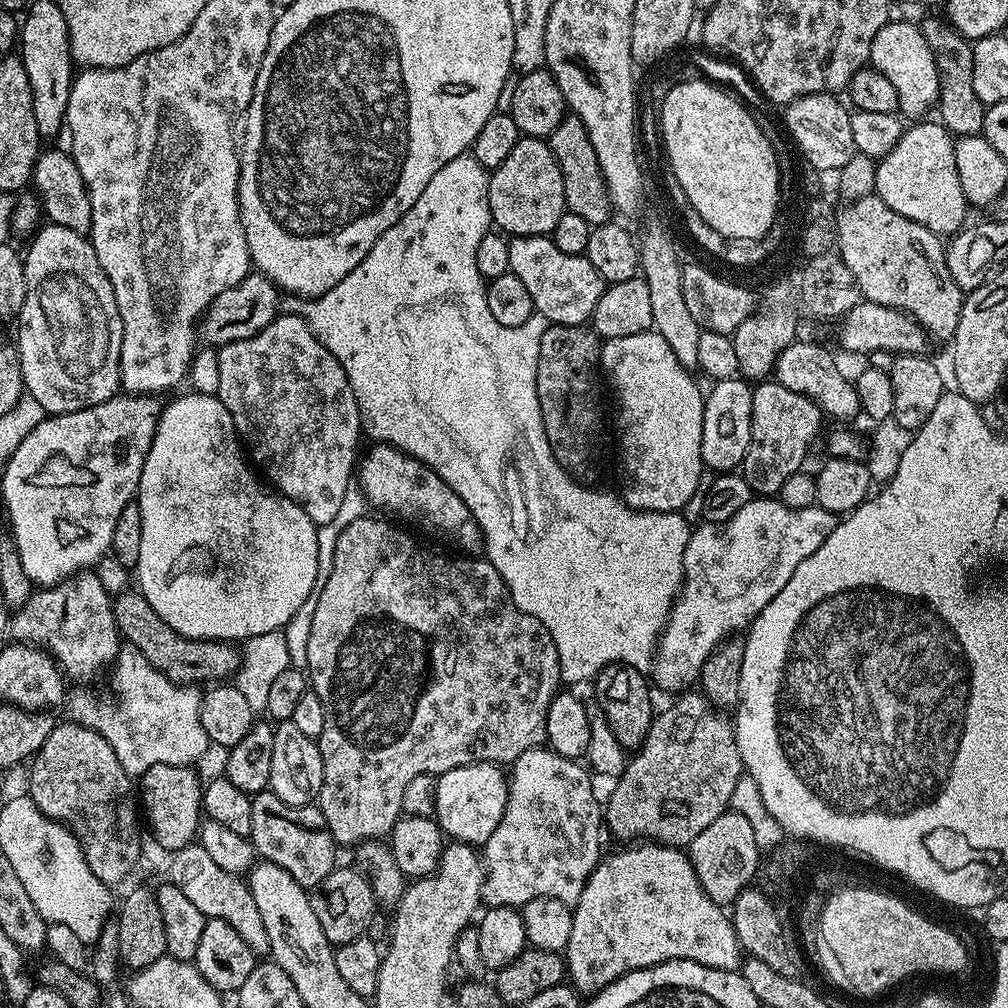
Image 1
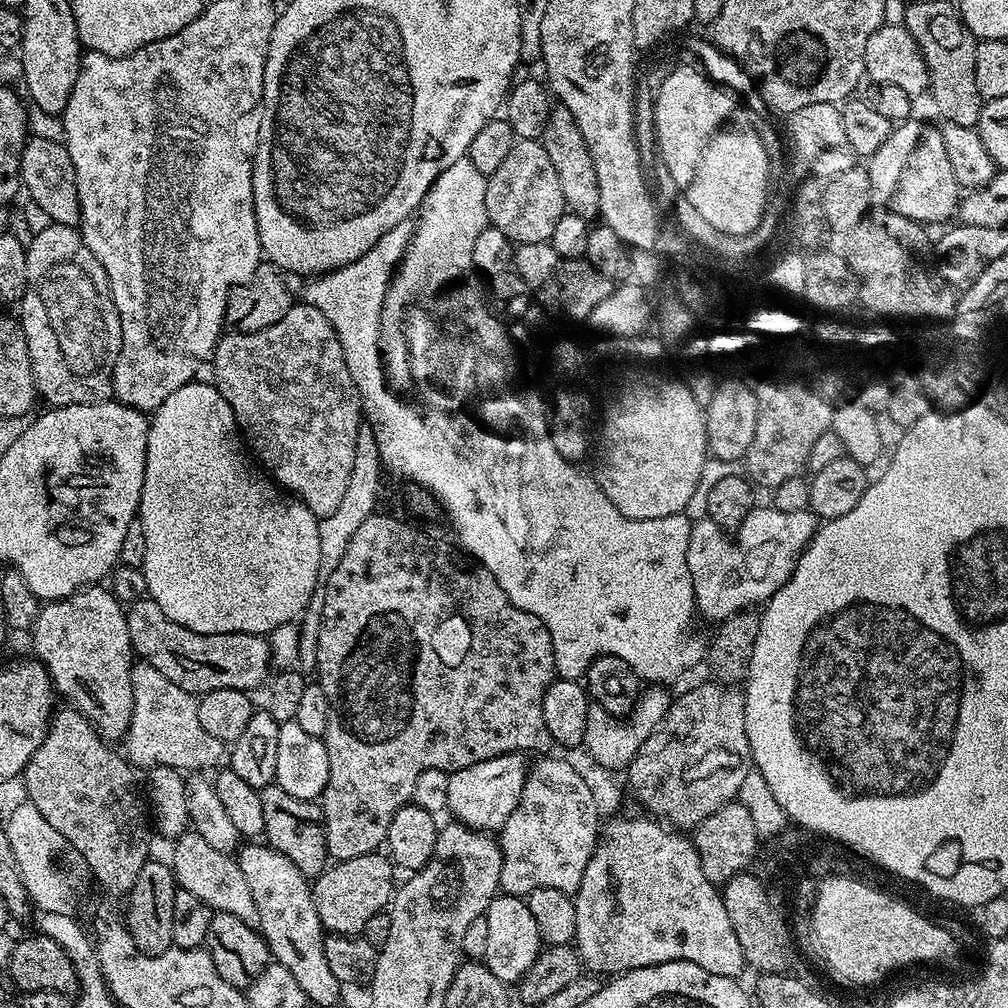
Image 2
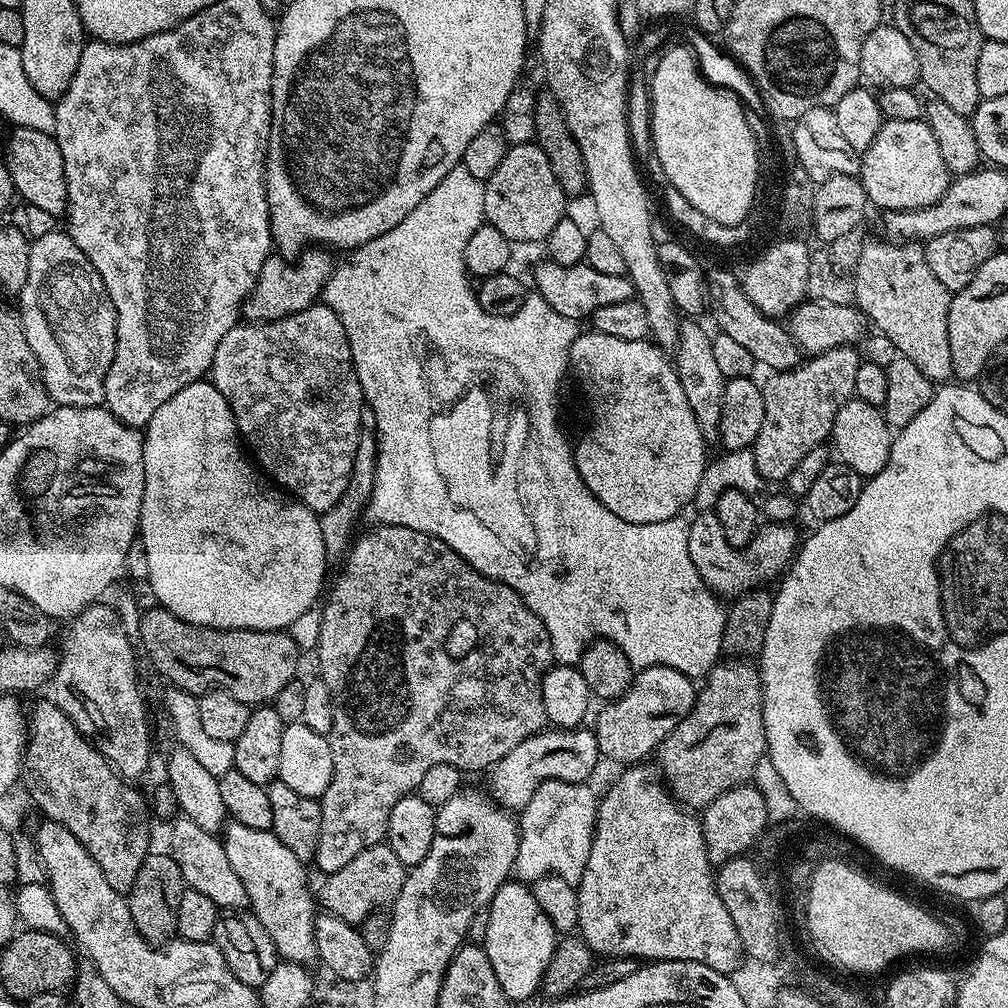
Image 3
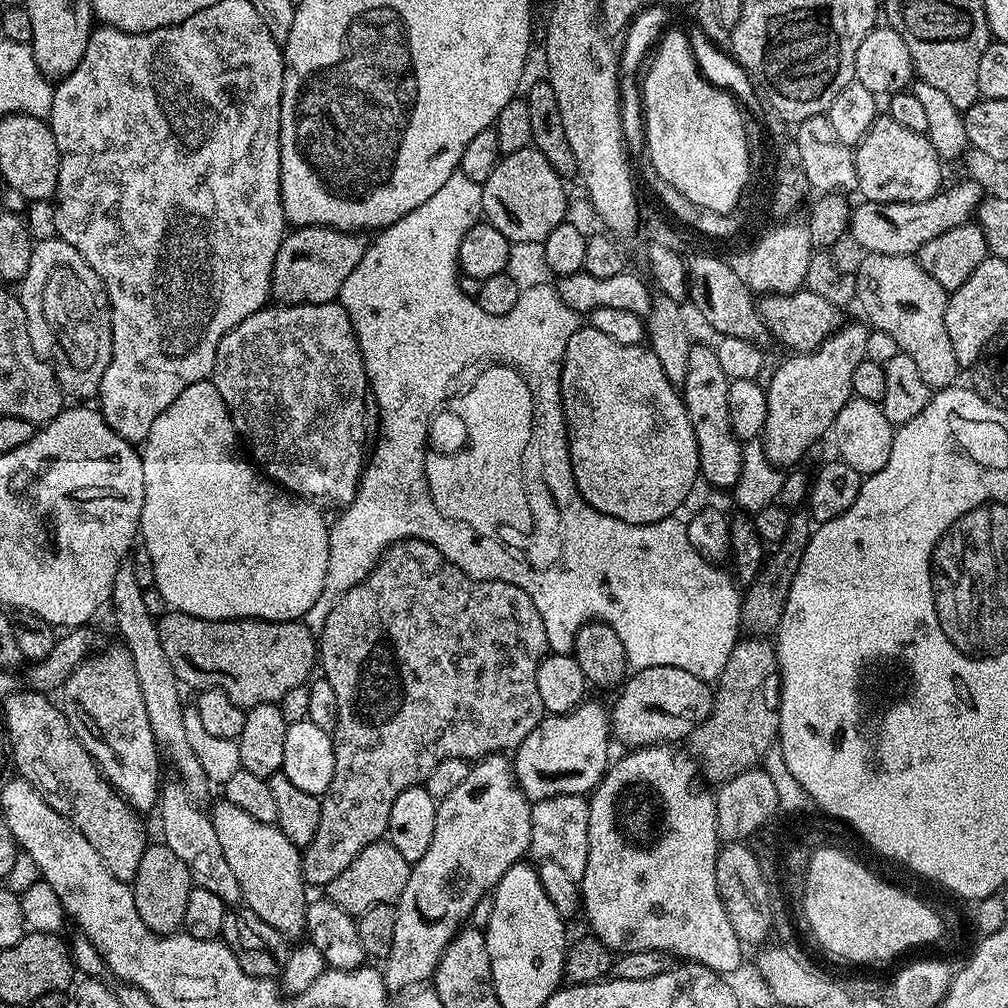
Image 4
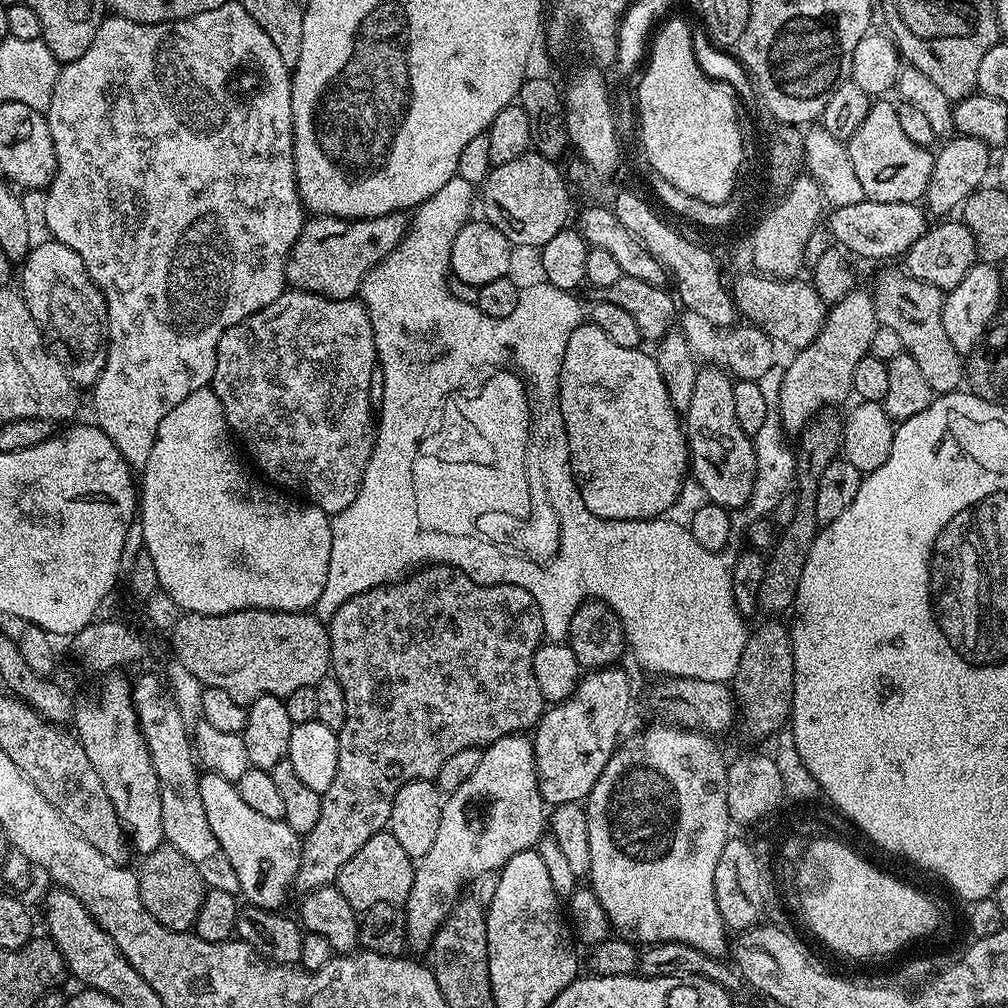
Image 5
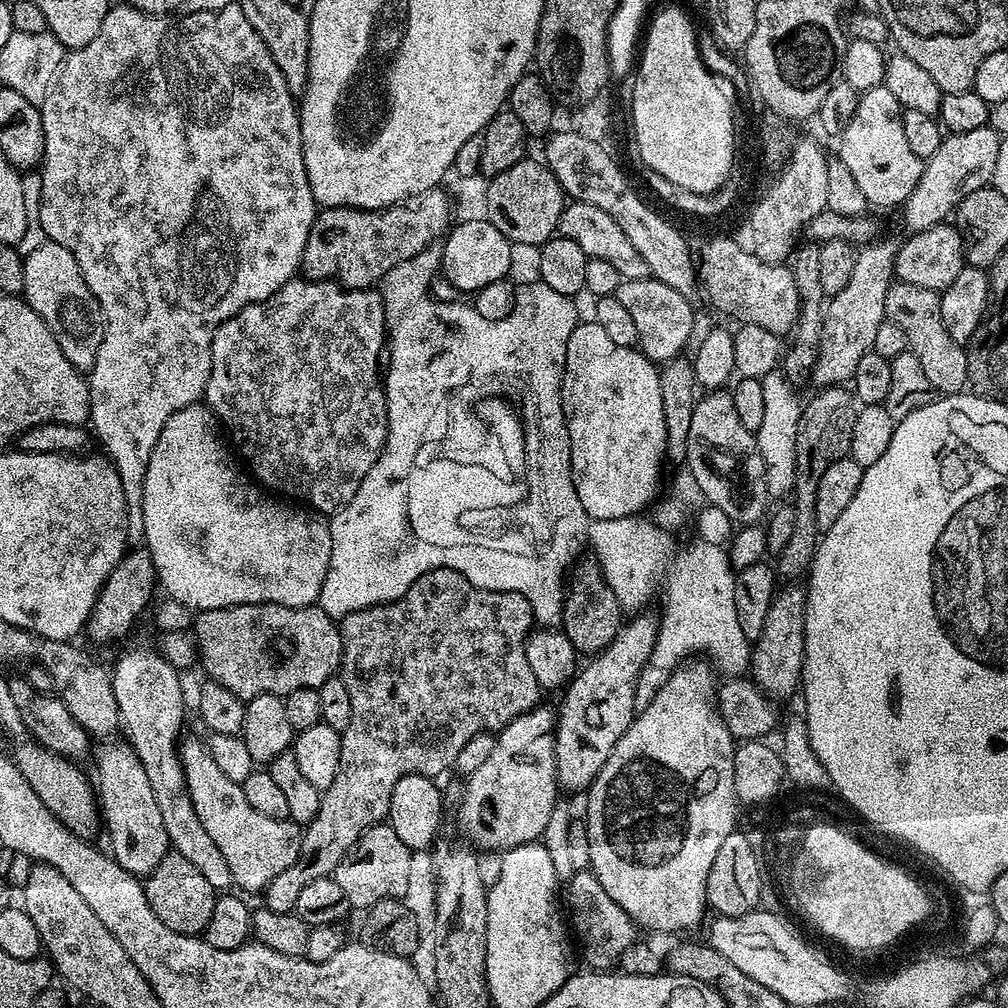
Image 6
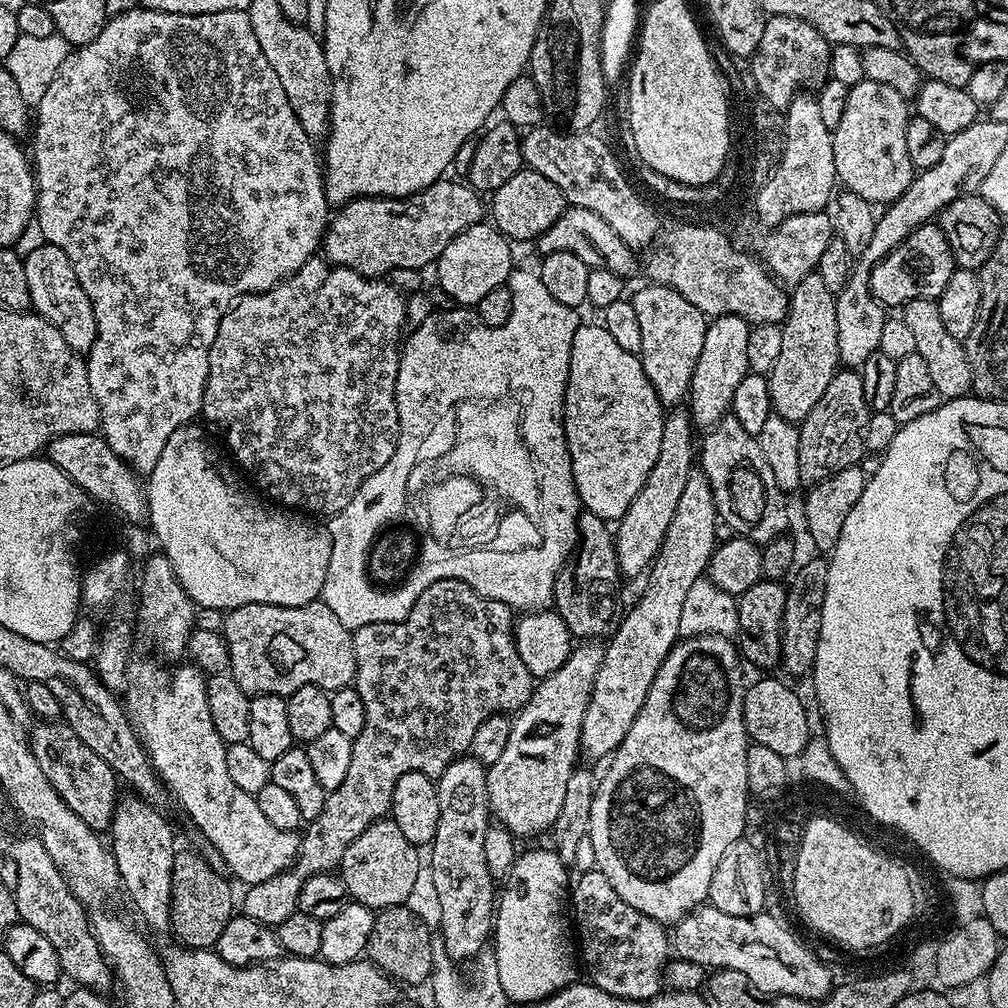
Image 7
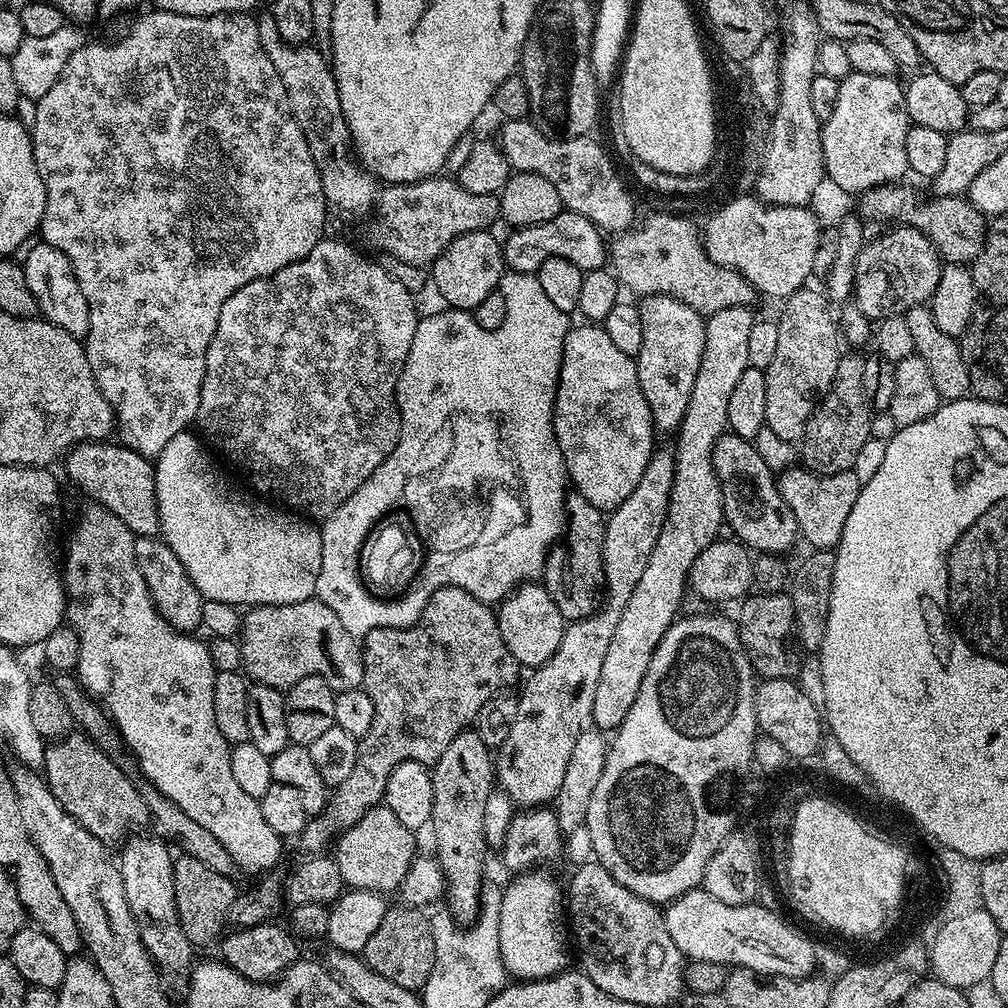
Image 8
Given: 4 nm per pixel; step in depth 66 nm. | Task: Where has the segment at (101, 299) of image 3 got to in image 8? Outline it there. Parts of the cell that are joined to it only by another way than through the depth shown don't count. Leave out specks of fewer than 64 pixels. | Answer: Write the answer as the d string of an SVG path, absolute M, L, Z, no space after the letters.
M43 242L36 243L27 249L28 257L23 257L22 263L26 282L30 286L30 294L38 298L43 319L66 330L66 334L77 338L87 337L90 326L90 306L86 302L86 294L82 294L82 286L78 286L78 278L74 274L74 266L70 266L70 258L66 258L66 254L62 254L62 250L54 246Z

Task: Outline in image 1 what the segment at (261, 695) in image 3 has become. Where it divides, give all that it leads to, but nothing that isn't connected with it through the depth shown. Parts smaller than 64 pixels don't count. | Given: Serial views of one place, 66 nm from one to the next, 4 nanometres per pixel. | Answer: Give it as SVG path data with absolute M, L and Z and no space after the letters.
M127 590L114 596L112 601L116 629L131 647L143 654L146 662L154 666L166 678L175 684L204 686L209 682L224 682L240 667L240 652L237 645L223 640L191 640L166 626L158 614L154 614L154 606L146 602L146 598L138 590Z

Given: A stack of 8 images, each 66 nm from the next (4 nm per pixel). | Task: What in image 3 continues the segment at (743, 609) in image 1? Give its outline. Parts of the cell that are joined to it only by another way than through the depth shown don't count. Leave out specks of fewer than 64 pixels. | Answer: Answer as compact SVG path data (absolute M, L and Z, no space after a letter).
M704 510L700 513L701 516L696 521L693 519L688 525L690 558L694 561L694 566L706 582L706 586L721 597L732 598L737 594L767 585L767 580L775 581L791 565L798 551L795 527L765 523L747 546L738 549L732 548L726 542L715 511Z

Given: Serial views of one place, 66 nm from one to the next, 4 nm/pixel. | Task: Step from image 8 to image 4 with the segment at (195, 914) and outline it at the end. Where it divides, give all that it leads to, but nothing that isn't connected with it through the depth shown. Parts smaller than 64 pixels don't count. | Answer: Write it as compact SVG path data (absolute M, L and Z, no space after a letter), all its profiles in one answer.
M163 842L149 843L130 887L134 894L134 906L138 906L138 918L146 922L150 931L157 932L159 936L171 936L183 929L186 900L190 898L190 890L194 885L186 862L182 862L174 850L170 850Z

